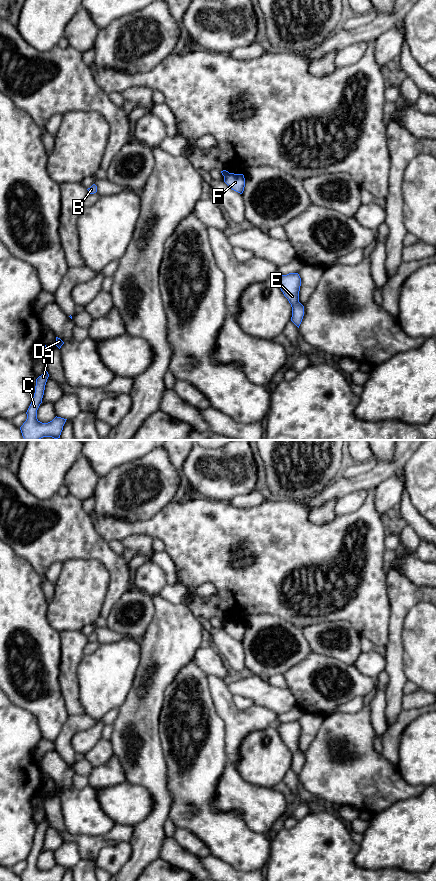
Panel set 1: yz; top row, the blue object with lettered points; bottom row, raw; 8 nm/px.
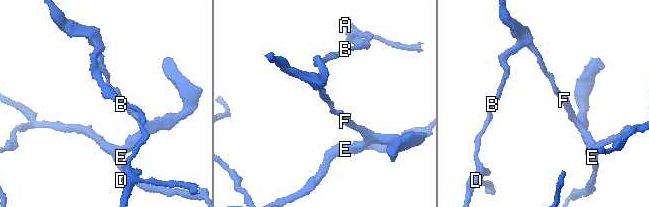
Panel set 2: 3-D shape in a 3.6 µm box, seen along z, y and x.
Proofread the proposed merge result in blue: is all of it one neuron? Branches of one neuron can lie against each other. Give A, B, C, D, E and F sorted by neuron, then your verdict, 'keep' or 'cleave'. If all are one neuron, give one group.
A B C D / E F | cleave

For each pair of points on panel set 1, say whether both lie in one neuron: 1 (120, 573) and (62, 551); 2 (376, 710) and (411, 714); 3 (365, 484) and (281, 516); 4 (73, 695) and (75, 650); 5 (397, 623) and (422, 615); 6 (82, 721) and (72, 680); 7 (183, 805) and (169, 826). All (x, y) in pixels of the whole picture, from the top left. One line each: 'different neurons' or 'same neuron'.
1: same neuron
2: different neurons
3: different neurons
4: same neuron
5: different neurons
6: different neurons
7: different neurons

